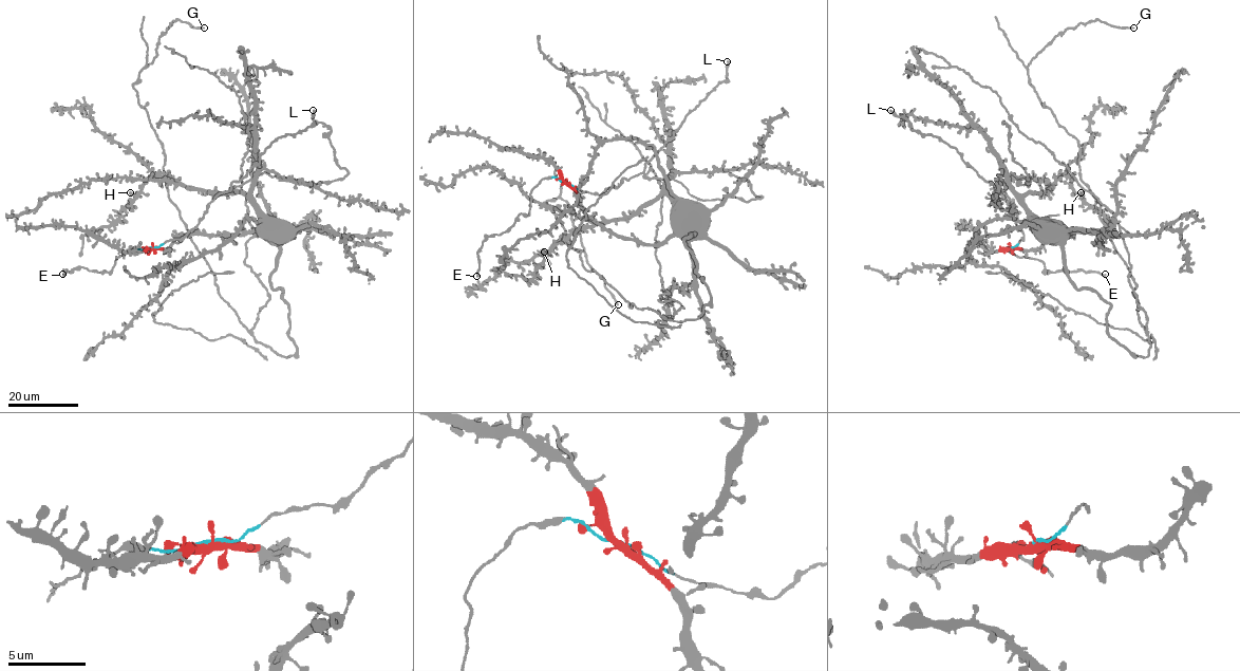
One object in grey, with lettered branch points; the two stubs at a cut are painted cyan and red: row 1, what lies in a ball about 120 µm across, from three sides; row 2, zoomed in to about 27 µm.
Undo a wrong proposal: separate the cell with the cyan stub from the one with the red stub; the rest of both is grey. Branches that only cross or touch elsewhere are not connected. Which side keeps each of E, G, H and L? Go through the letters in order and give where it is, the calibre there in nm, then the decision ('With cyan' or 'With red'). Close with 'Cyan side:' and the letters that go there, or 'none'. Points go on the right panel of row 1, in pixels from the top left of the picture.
E: Place: (1105, 274). Thickness 200 nm. With cyan
G: Place: (1133, 28). Thickness 190 nm. With red
H: Place: (1081, 192). Thickness 380 nm. With red
L: Place: (890, 110). Thickness 220 nm. With cyan
Cyan side: E, L

